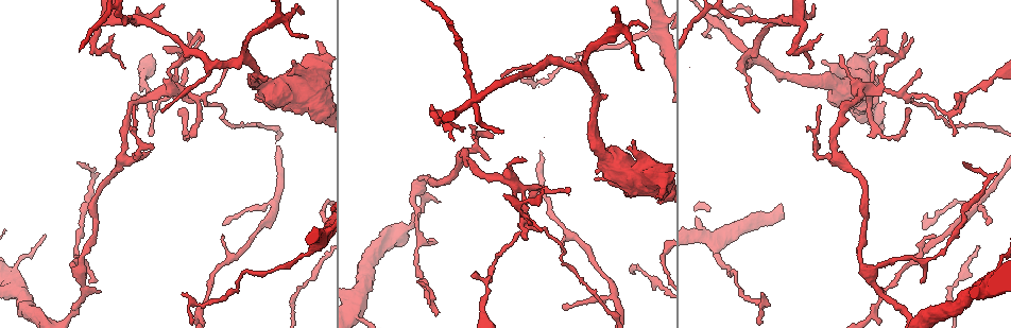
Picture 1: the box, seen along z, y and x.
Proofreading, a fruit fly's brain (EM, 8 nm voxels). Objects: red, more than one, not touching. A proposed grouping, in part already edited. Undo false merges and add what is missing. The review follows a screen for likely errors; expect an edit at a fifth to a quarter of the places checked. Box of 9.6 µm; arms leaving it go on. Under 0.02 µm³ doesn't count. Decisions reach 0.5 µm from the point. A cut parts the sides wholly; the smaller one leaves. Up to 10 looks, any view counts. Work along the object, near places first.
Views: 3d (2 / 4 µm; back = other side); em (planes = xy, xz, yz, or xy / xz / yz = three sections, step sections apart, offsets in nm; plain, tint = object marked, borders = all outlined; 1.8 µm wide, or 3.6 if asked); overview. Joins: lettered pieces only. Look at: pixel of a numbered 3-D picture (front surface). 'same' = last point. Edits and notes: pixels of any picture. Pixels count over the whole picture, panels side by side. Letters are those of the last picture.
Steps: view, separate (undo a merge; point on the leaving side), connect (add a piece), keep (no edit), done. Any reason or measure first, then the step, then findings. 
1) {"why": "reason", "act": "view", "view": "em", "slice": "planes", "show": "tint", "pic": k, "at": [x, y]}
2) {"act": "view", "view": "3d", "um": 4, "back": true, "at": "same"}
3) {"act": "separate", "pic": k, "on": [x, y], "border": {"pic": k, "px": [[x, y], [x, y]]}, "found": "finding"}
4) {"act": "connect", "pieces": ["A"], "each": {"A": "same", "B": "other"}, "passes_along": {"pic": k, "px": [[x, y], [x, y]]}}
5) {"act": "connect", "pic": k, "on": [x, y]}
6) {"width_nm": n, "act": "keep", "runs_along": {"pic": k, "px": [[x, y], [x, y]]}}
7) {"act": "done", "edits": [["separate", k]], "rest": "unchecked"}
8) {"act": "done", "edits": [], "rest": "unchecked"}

{"why": "free end", "act": "view", "view": "em", "slice": "planes", "show": "plain", "pic": 1, "at": [819, 105]}

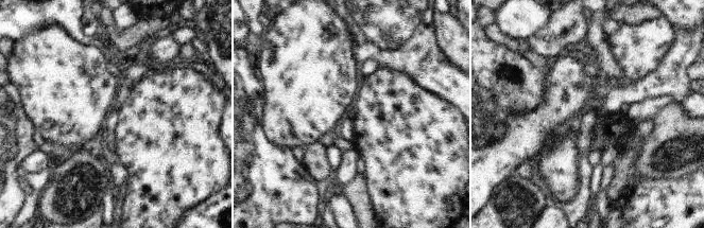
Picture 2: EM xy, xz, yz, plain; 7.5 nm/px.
{"act": "view", "view": "em", "slice": "planes", "show": "borders", "at": "same"}

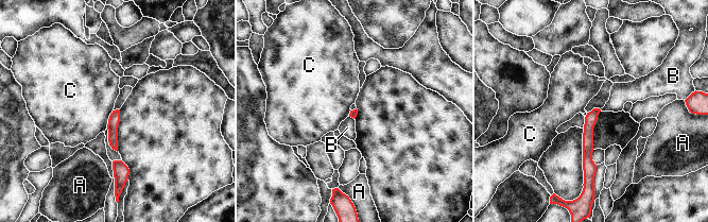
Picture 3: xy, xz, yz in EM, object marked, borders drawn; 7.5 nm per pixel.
{"act": "keep", "each": {"A": "other", "B": "other", "C": "other"}, "found": "none of them fits"}

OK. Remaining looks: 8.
{"why": "thin end", "act": "view", "view": "em", "um": 3.6, "slice": "yz", "step": 4, "show": "borders", "pic": 1, "at": [876, 51]}

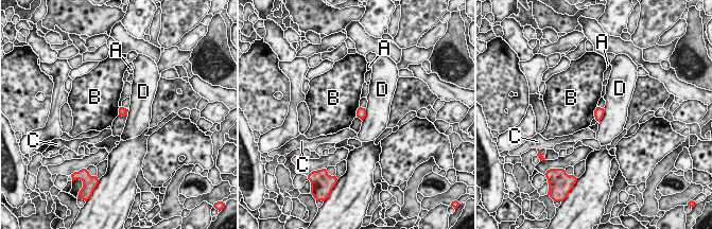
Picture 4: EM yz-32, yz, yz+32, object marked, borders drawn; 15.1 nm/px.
{"width_nm": 130, "longest_contact_nm": ["D", 240], "act": "keep", "each": {"A": "other", "B": "other", "C": "other", "D": "other"}, "found": "none of them fits"}

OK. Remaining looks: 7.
{"act": "view", "view": "em", "slice": "yz", "step": 16, "show": "tint", "pic": 1, "at": [907, 100]}

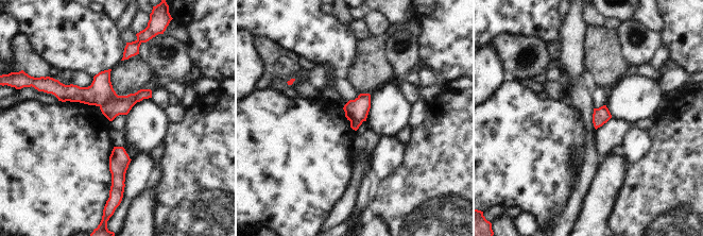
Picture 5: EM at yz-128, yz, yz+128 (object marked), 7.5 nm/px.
{"act": "view", "view": "em", "slice": "yz", "step": 16, "show": "borders", "at": "same"}

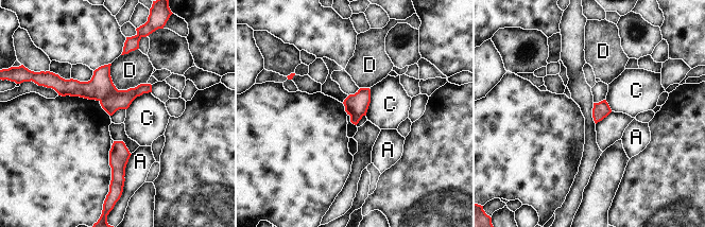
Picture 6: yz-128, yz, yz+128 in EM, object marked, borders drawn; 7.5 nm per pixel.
{"act": "separate", "pic": 6, "on": [120, 99], "each": {"A": "other", "C": "other", "D": "other"}, "part_leaving": {"pic": 6, "px": [[149, 87], [113, 103], [103, 103]]}, "found": "two cells meet here"}

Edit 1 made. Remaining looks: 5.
{"act": "view", "view": "overview"}

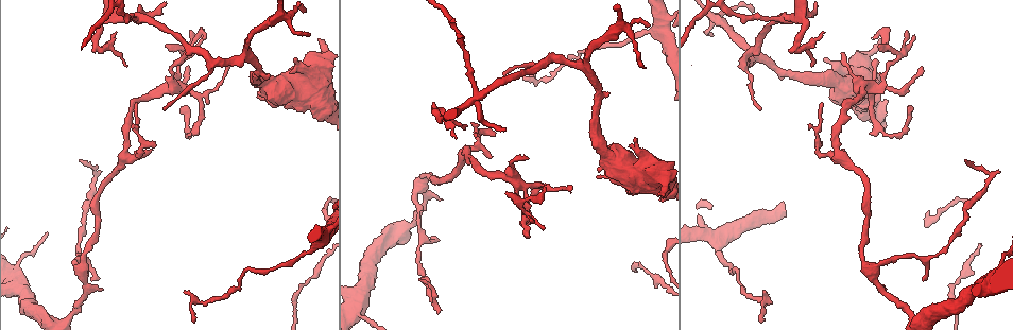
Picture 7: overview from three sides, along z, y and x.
{"why": "four or more arms meet", "act": "view", "view": "3d", "um": 2, "pic": 7, "at": [140, 21]}

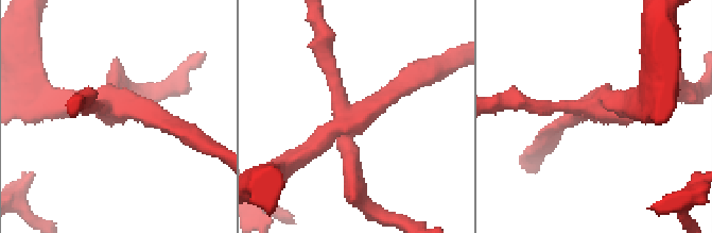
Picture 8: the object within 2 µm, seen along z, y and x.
{"arms": 4, "act": "view", "view": "em", "slice": "xy", "step": 16, "show": "plain", "pic": 8, "at": [361, 110]}

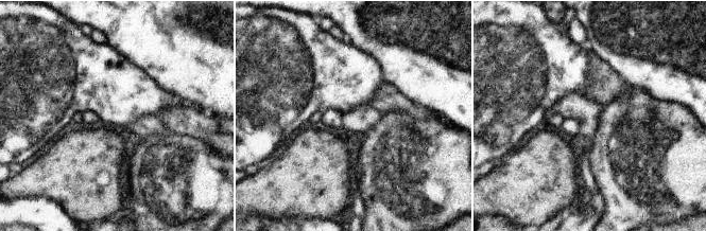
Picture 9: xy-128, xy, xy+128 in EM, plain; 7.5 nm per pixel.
{"act": "view", "view": "em", "slice": "xy", "step": 16, "show": "borders", "at": "same"}

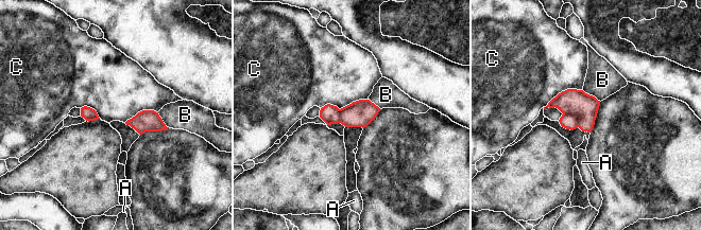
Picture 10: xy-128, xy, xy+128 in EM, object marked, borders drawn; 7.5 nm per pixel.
{"width_nm": 200, "act": "separate", "pic": 10, "on": [567, 121], "each": {"A": "other", "B": "other", "C": "other"}, "border": {"pic": 10, "px": [[563, 113], [574, 113], [578, 126]]}, "found": "a second cell is stuck on"}

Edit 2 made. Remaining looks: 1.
{"act": "done", "edits": [["separate", 6], ["separate", 10]], "rest": "unchecked"}

